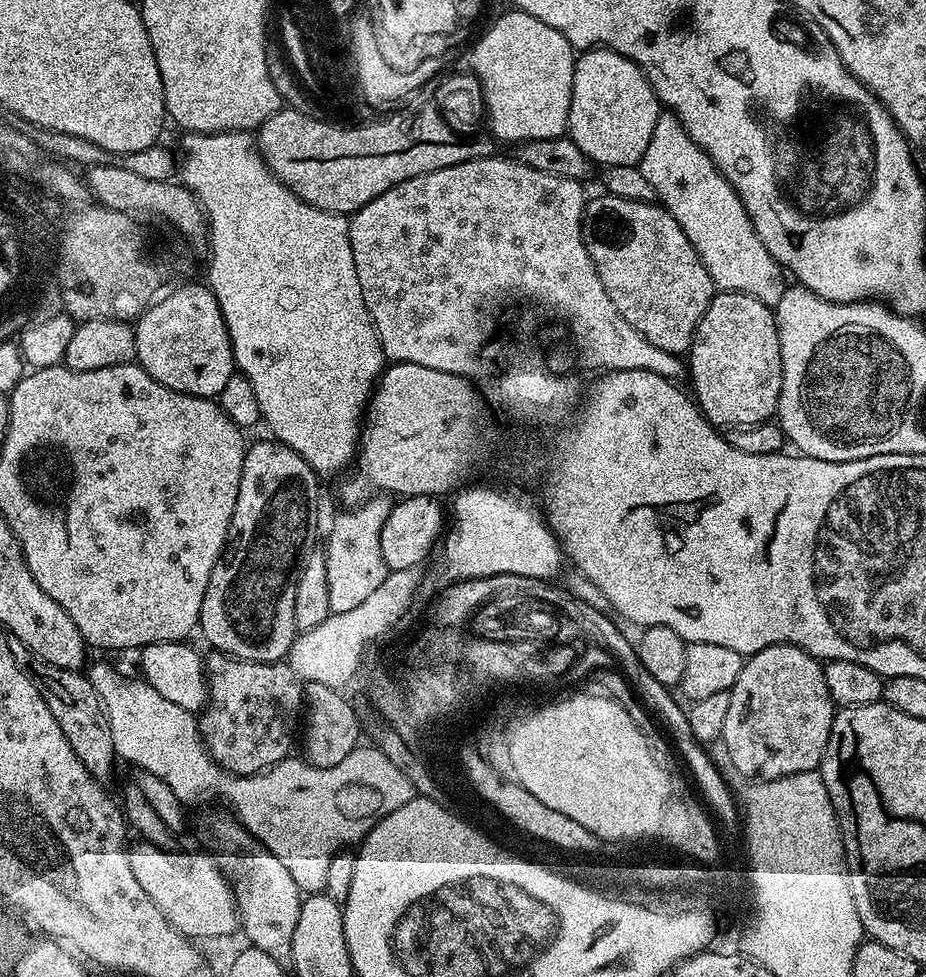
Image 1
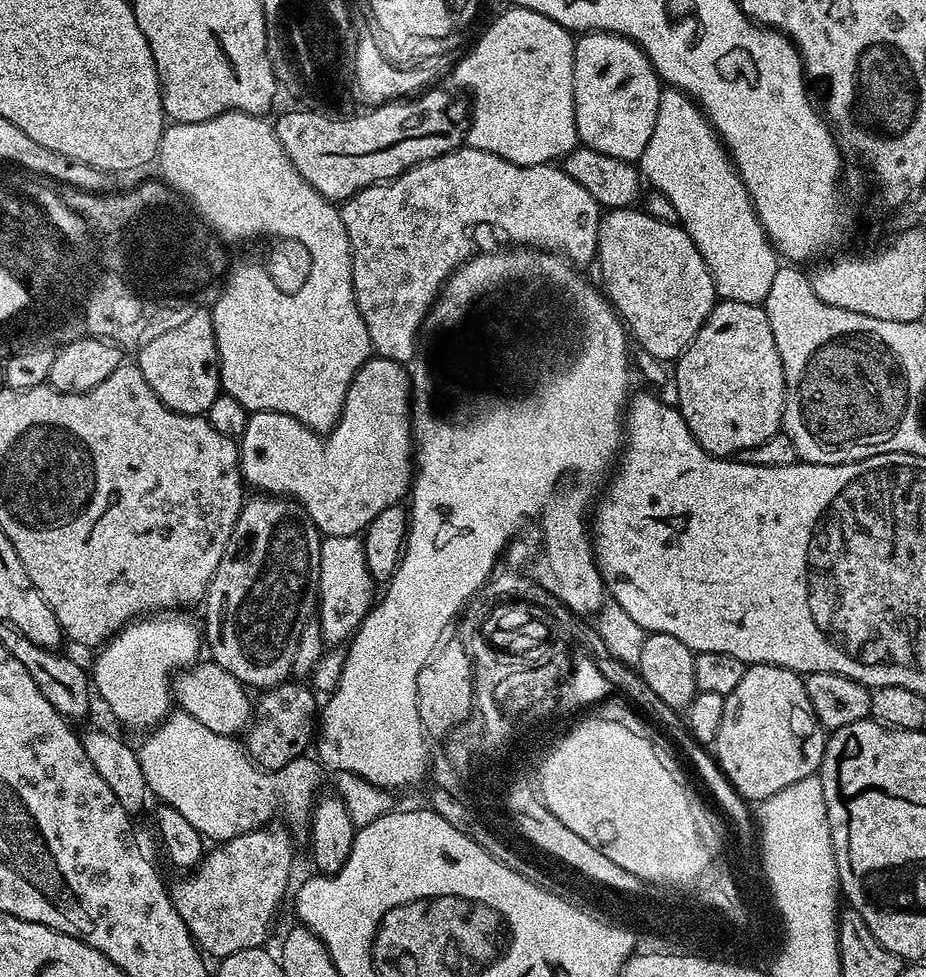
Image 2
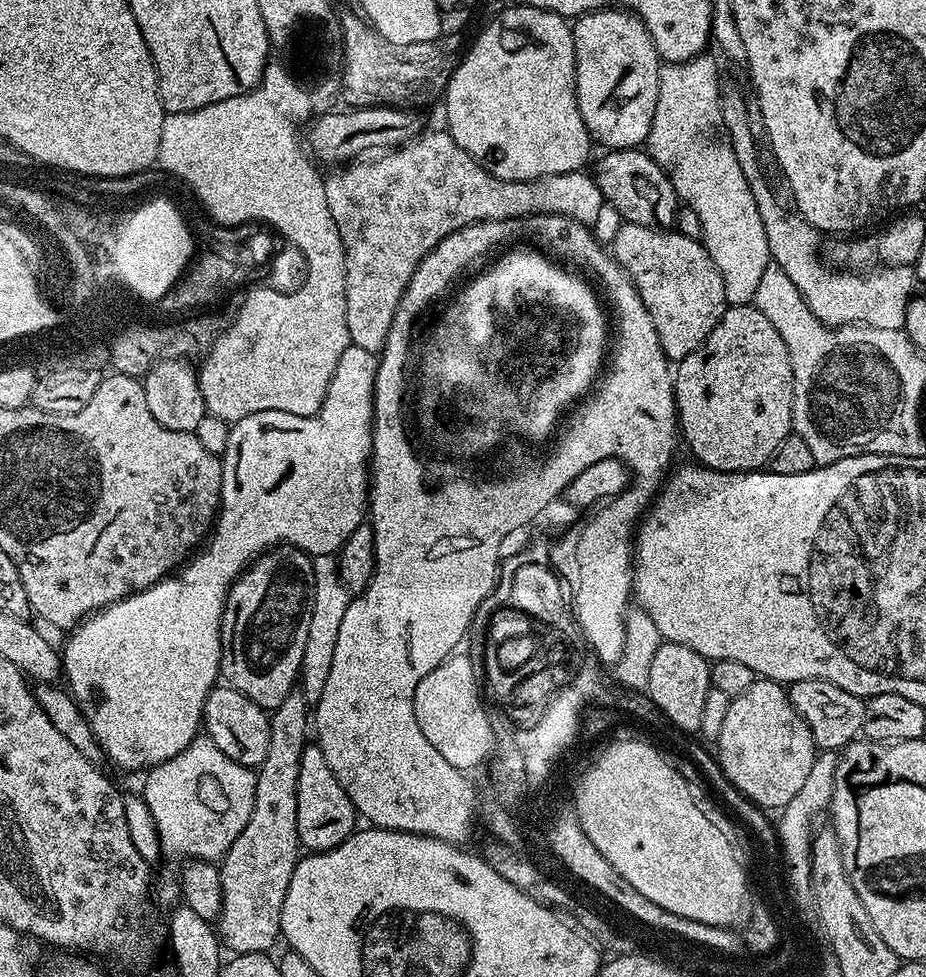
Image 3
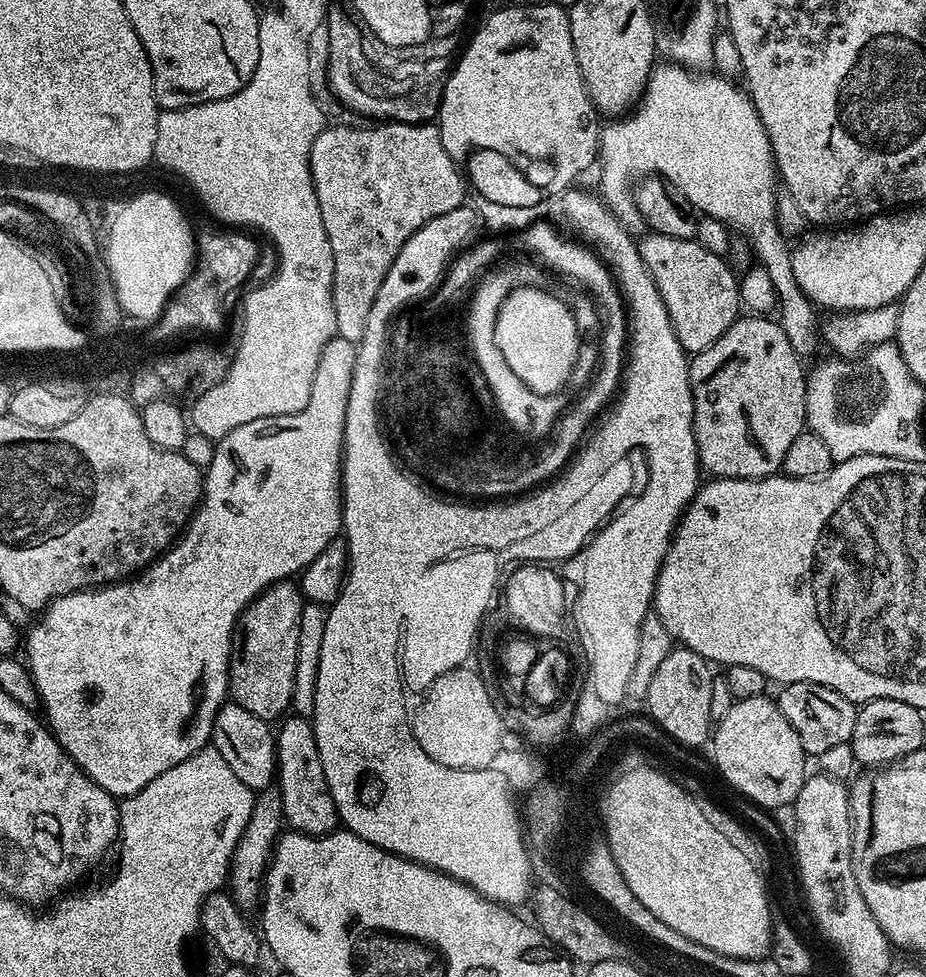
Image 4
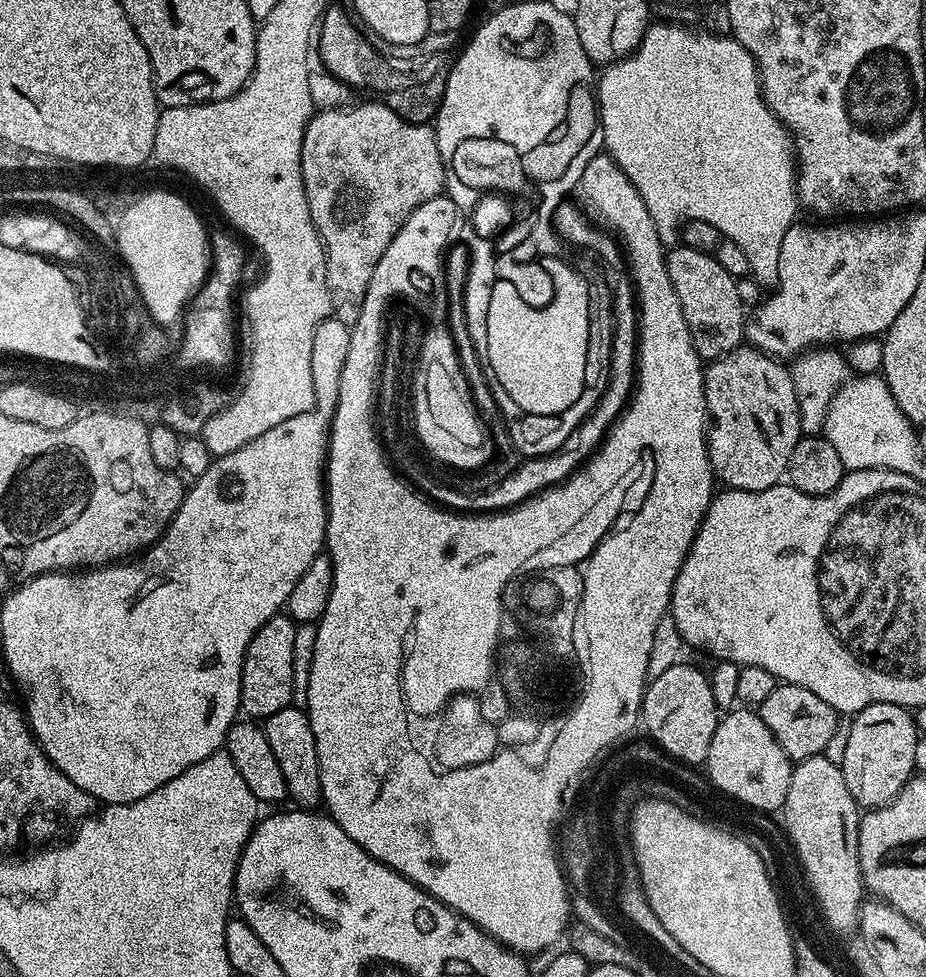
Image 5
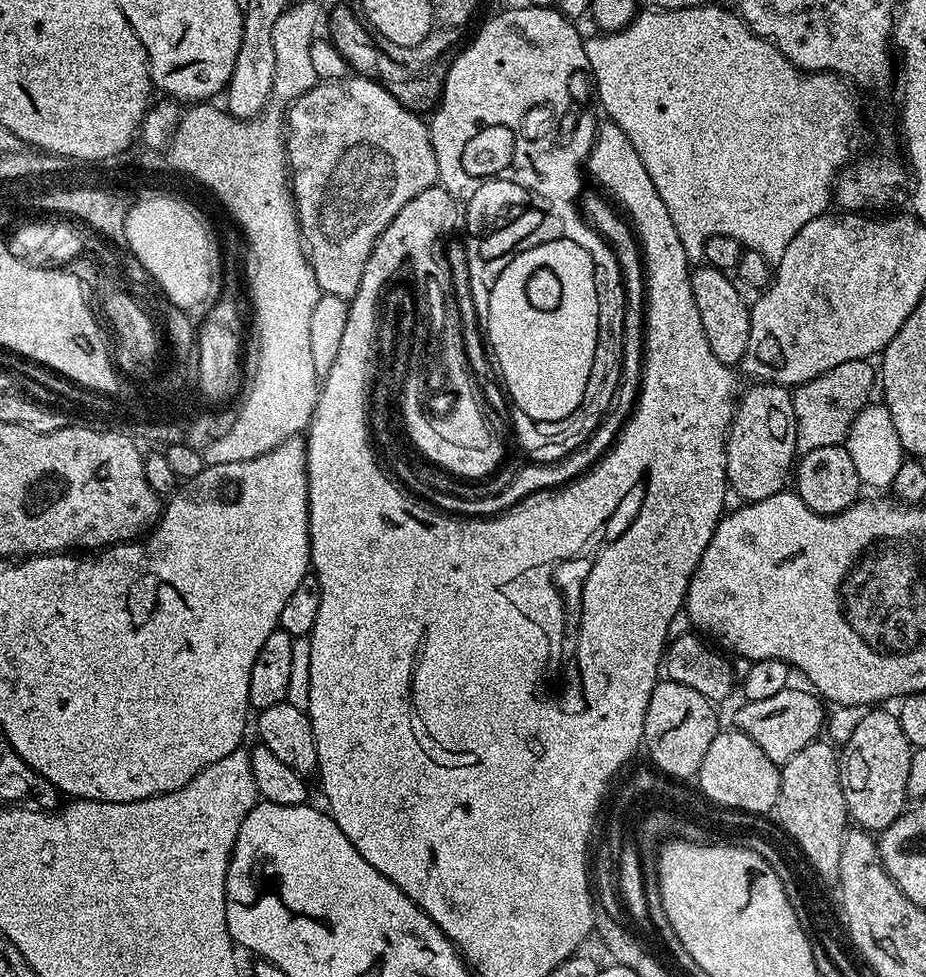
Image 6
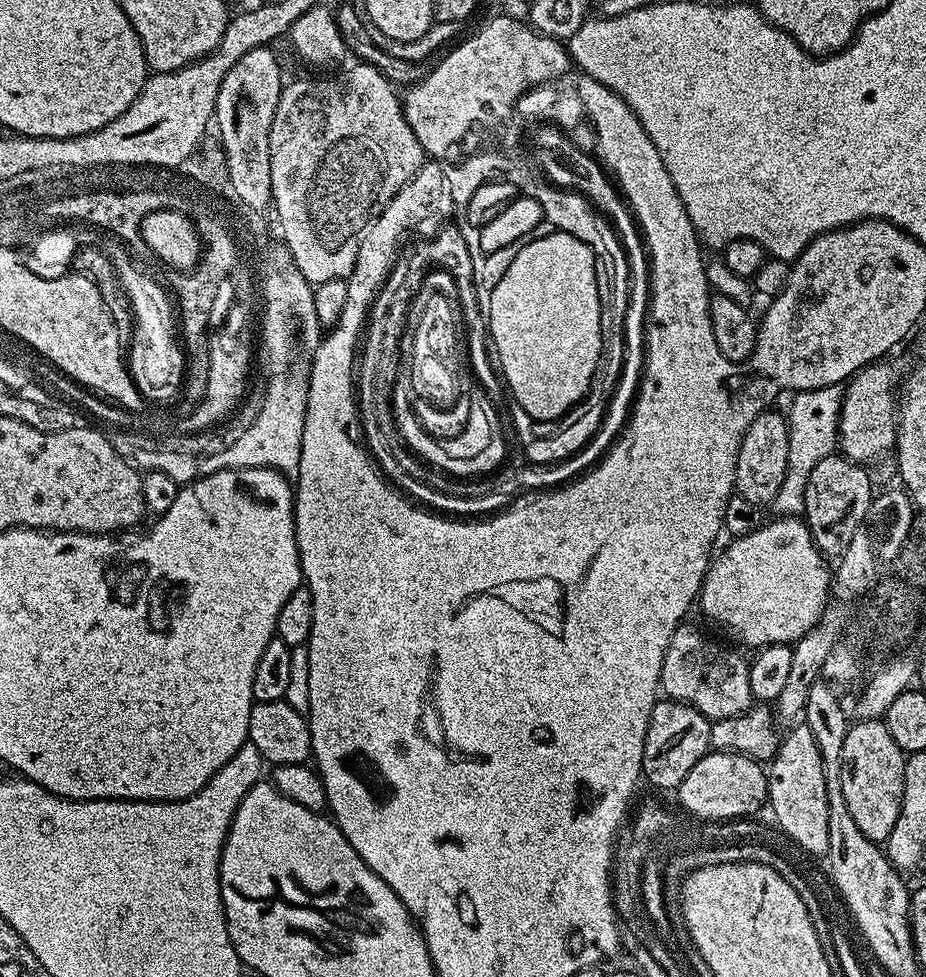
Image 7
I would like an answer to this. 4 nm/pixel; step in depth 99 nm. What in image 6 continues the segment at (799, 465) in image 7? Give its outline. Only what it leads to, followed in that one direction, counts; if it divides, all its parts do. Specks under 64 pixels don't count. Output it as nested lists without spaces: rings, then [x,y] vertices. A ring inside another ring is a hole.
[[[868,360],[842,362],[842,366],[834,366],[834,370],[826,370],[826,374],[818,374],[818,378],[810,378],[810,382],[795,385],[791,389],[797,453],[803,454],[818,450],[821,446],[834,446],[847,441],[854,418],[873,399],[872,388],[874,392],[878,384],[877,369],[870,365]]]

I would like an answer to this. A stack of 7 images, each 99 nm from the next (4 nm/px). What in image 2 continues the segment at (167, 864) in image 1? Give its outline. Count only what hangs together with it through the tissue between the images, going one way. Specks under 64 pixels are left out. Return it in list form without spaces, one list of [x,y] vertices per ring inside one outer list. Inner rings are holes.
[[[261,826],[250,832],[243,832],[232,840],[215,845],[216,849],[203,857],[200,863],[184,874],[176,885],[171,885],[170,895],[176,913],[188,928],[193,940],[209,957],[223,958],[233,956],[247,948],[260,948],[268,936],[268,927],[276,916],[276,907],[288,888],[292,876],[292,836],[287,827]]]

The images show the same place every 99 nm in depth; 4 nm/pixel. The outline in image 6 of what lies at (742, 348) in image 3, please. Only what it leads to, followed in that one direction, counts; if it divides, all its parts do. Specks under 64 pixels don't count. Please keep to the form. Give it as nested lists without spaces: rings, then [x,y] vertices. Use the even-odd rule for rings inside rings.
[[[771,382],[753,383],[753,388],[739,397],[732,427],[728,430],[726,470],[728,488],[736,491],[741,501],[770,498],[785,491],[794,472],[796,450],[796,419],[792,393],[785,385]]]

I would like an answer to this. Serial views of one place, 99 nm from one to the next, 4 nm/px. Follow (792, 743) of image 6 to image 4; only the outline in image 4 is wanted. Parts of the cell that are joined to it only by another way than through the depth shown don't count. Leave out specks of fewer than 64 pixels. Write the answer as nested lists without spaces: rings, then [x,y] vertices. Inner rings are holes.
[[[796,682],[783,685],[776,694],[780,713],[794,728],[805,755],[818,758],[822,752],[842,743],[849,743],[854,732],[857,705],[829,687],[817,683]]]

